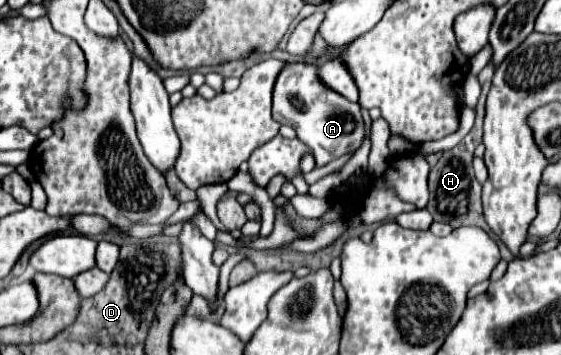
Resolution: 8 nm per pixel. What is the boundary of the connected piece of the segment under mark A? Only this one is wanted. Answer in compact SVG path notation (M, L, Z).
M288 62L282 68L274 84L272 116L280 124L288 124L296 130L298 138L312 150L316 166L324 166L350 150L358 150L364 138L364 122L360 116L360 104L350 102L342 94L328 88L318 78L316 64Z

